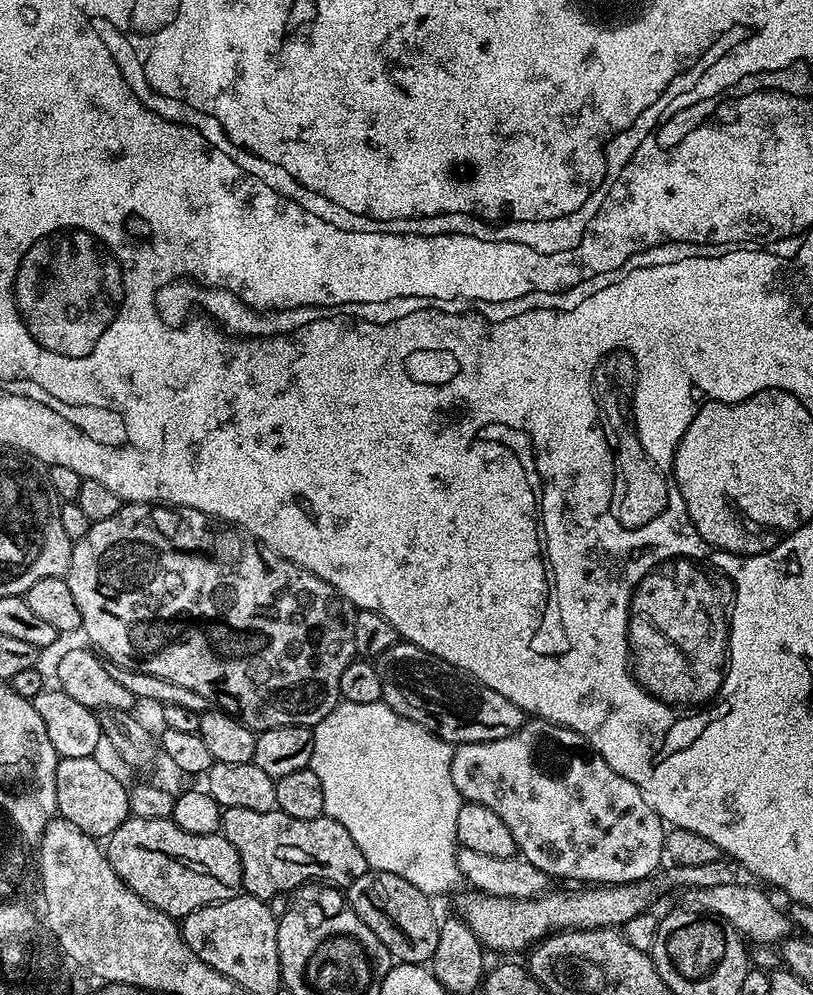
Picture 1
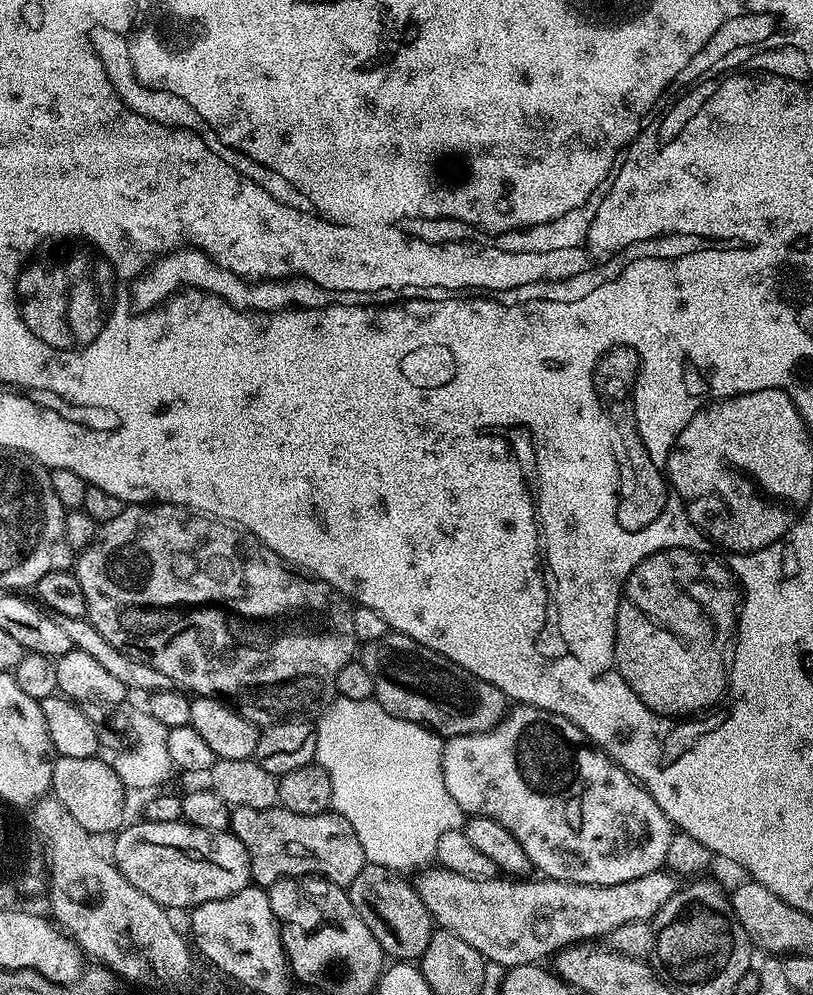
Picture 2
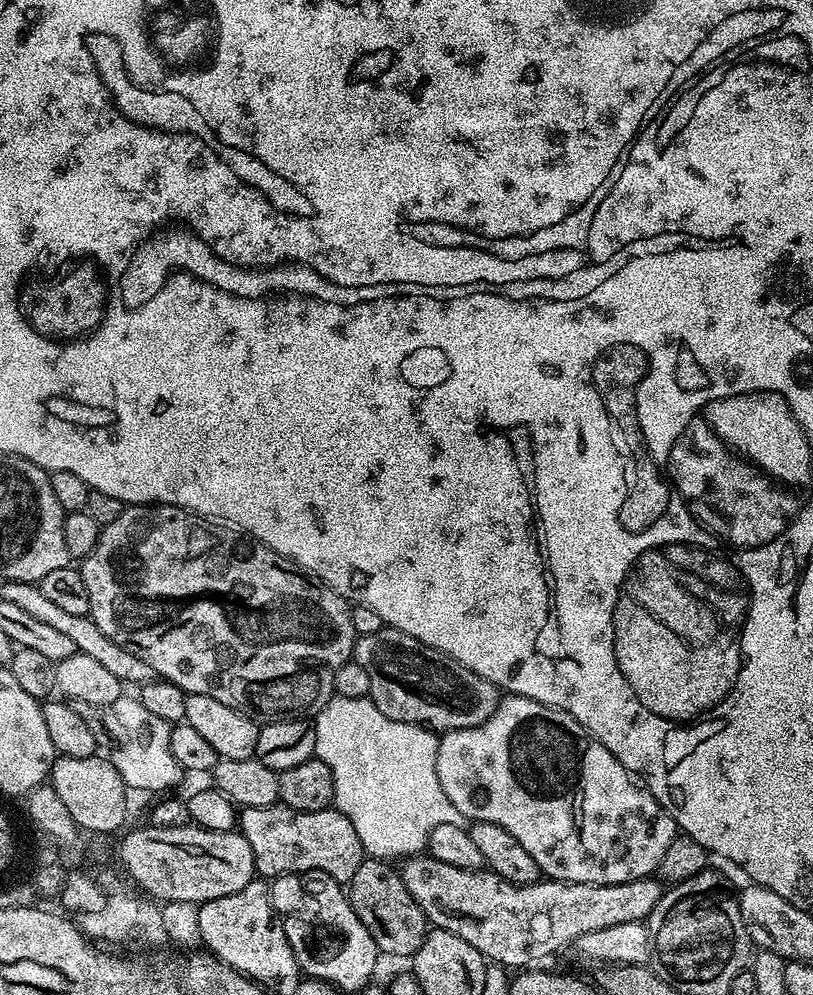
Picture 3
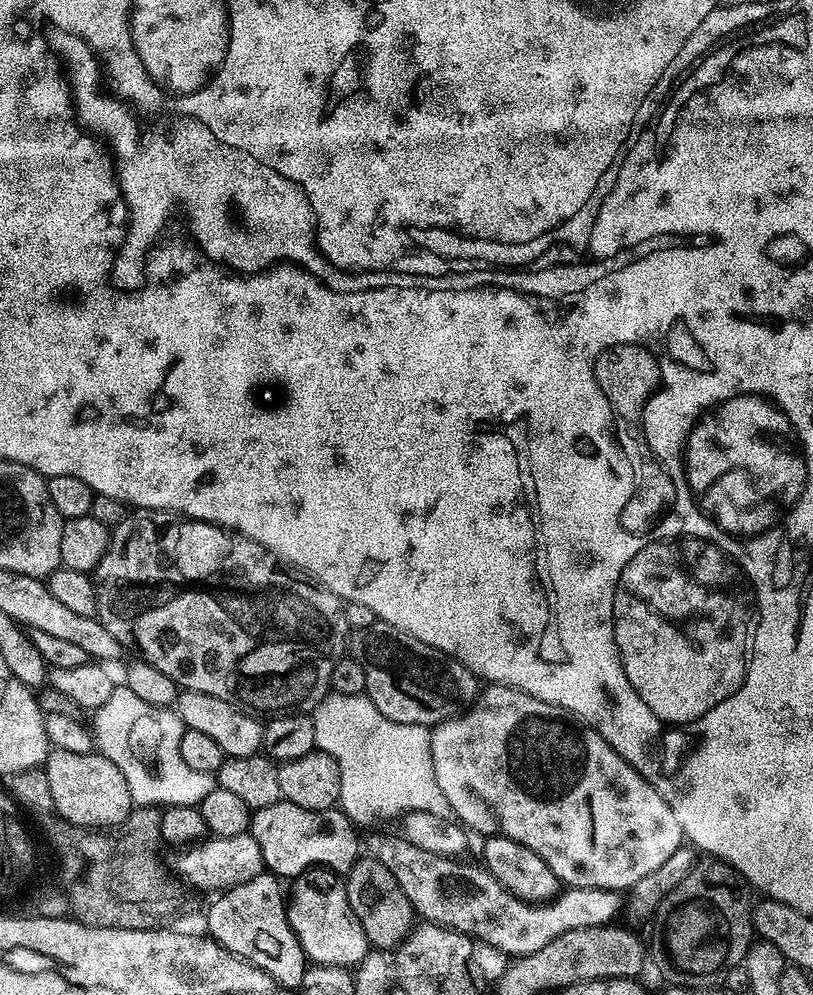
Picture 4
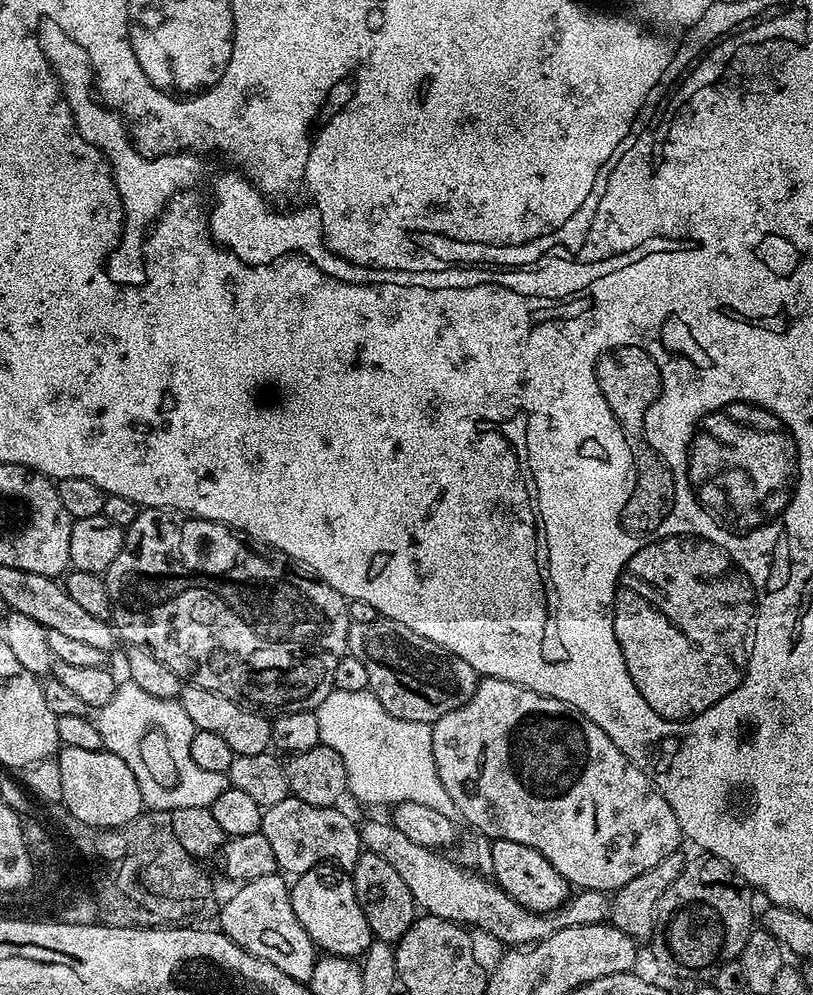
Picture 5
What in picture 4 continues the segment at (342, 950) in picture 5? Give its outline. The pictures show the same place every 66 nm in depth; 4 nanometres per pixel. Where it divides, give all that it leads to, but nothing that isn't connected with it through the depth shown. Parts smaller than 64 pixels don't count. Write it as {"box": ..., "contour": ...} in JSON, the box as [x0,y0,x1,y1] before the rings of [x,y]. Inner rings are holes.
{"box":[286,866,370,970],"contour":[[[317,866],[295,877],[291,884],[292,892],[290,888],[290,899],[286,904],[288,921],[305,957],[313,965],[347,970],[362,965],[369,955],[370,945],[362,924],[351,909],[345,881],[328,868]]]}

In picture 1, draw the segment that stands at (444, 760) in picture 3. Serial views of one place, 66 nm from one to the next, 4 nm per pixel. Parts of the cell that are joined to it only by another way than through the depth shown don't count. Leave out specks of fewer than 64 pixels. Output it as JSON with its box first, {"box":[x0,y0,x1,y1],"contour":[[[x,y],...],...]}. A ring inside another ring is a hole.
{"box":[452,718,666,886],"contour":[[[528,718],[517,732],[506,738],[498,738],[494,742],[461,744],[452,753],[452,773],[454,774],[454,786],[461,798],[470,804],[486,806],[486,810],[494,810],[494,814],[498,814],[498,818],[502,818],[502,822],[506,822],[510,834],[514,834],[514,842],[519,855],[523,859],[529,860],[534,866],[538,866],[538,870],[542,870],[549,878],[561,876],[564,880],[585,880],[583,883],[588,886],[635,884],[647,881],[648,875],[659,866],[660,859],[665,859],[666,825],[660,815],[652,809],[650,802],[646,802],[646,798],[642,798],[642,790],[638,790],[638,786],[634,786],[634,782],[622,778],[622,774],[614,774],[614,770],[610,770],[610,766],[606,766],[606,758],[599,756],[586,742],[586,738],[582,738],[582,734],[578,734],[566,726],[549,720]]]}

